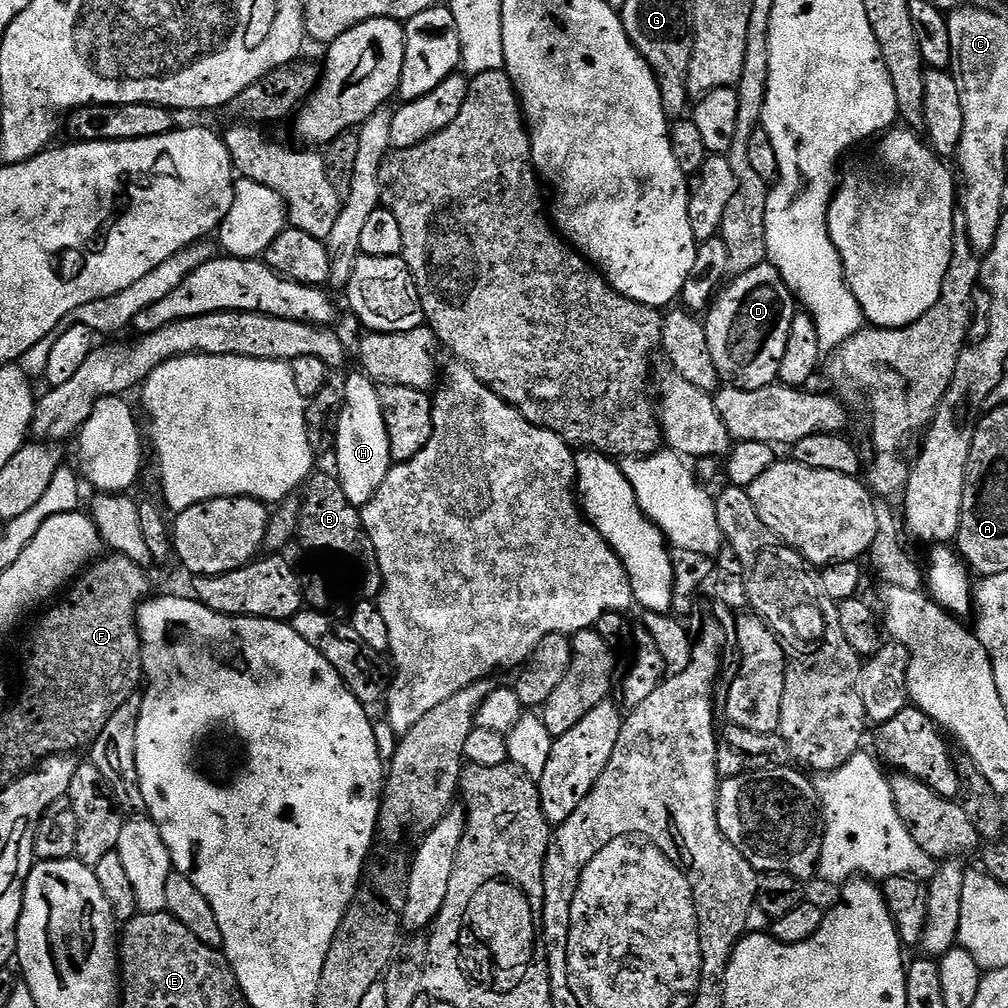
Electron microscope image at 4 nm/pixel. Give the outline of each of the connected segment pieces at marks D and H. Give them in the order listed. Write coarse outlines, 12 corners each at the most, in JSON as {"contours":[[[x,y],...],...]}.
{"contours":[[[767,262],[704,320],[721,381],[777,383],[792,291]],[[355,370],[342,384],[336,469],[363,508],[393,466],[379,387]]]}

